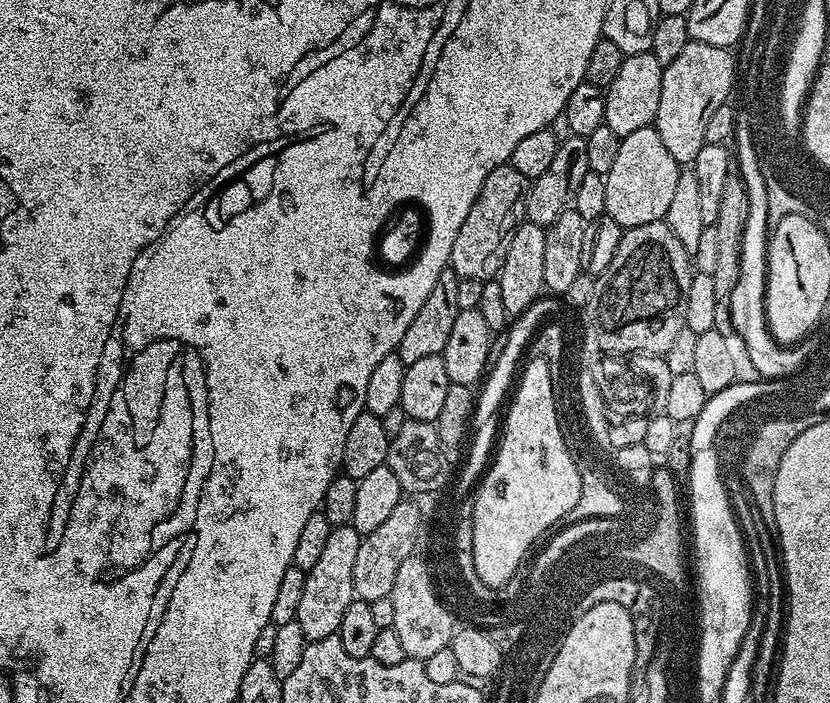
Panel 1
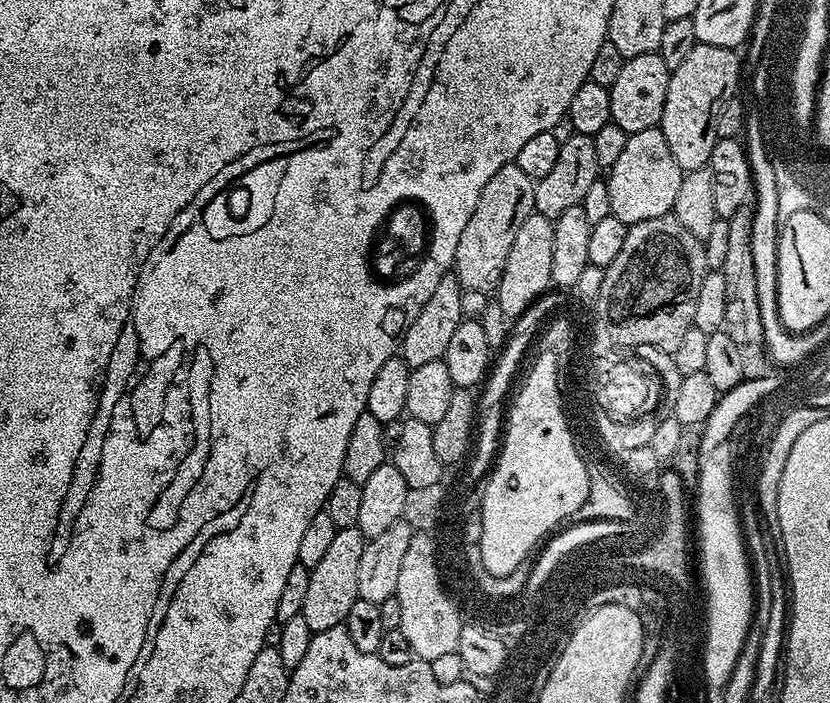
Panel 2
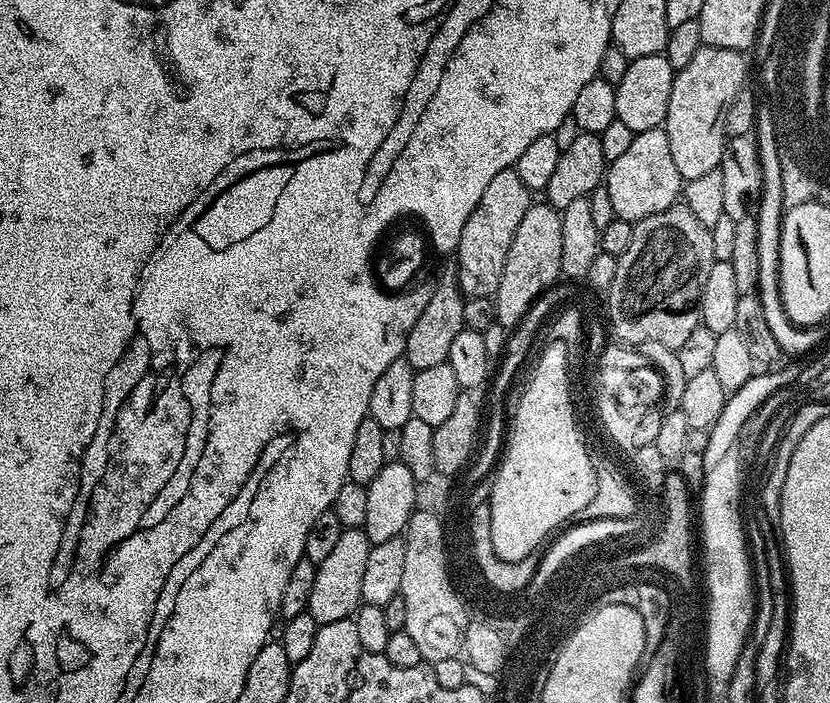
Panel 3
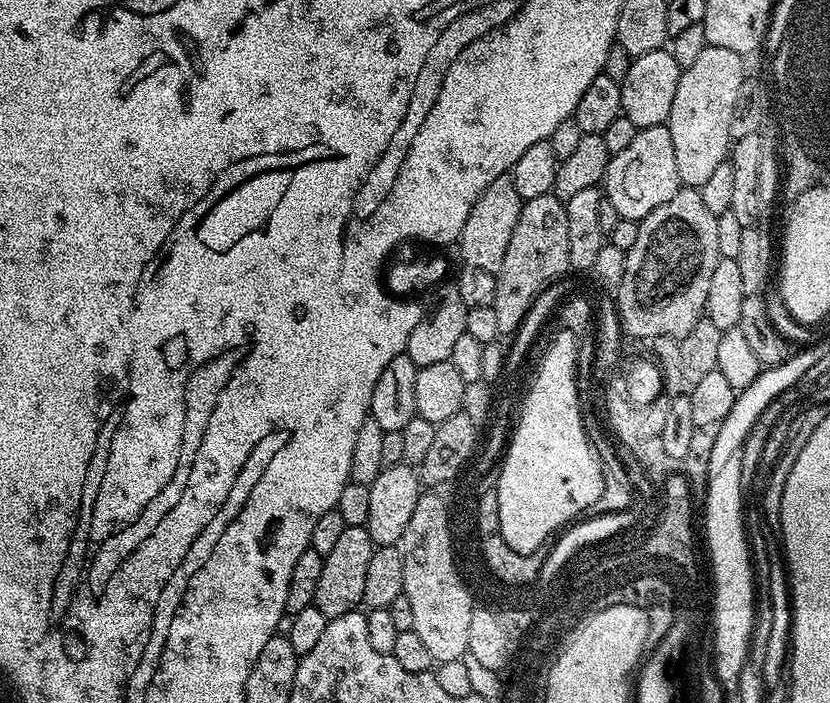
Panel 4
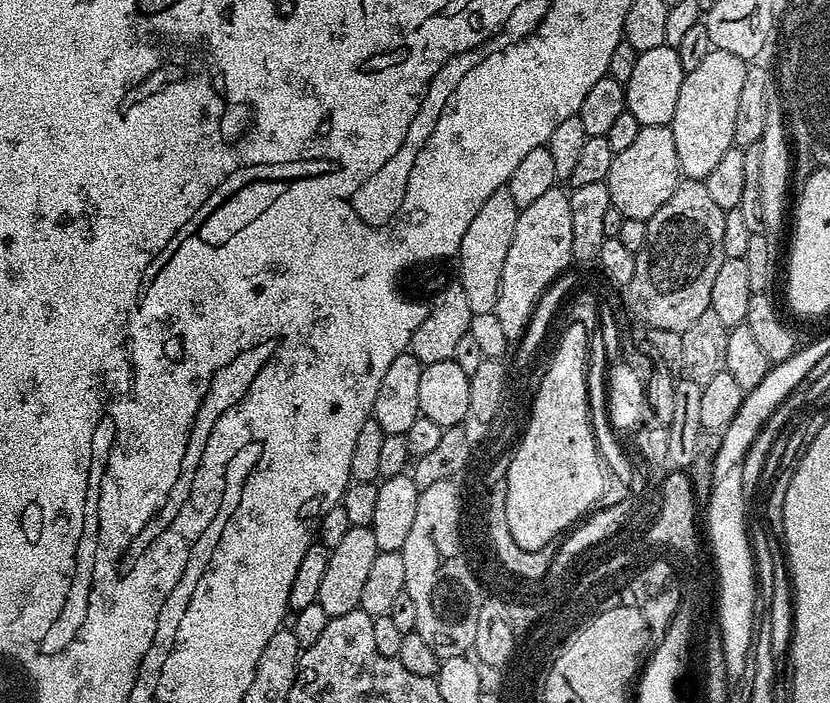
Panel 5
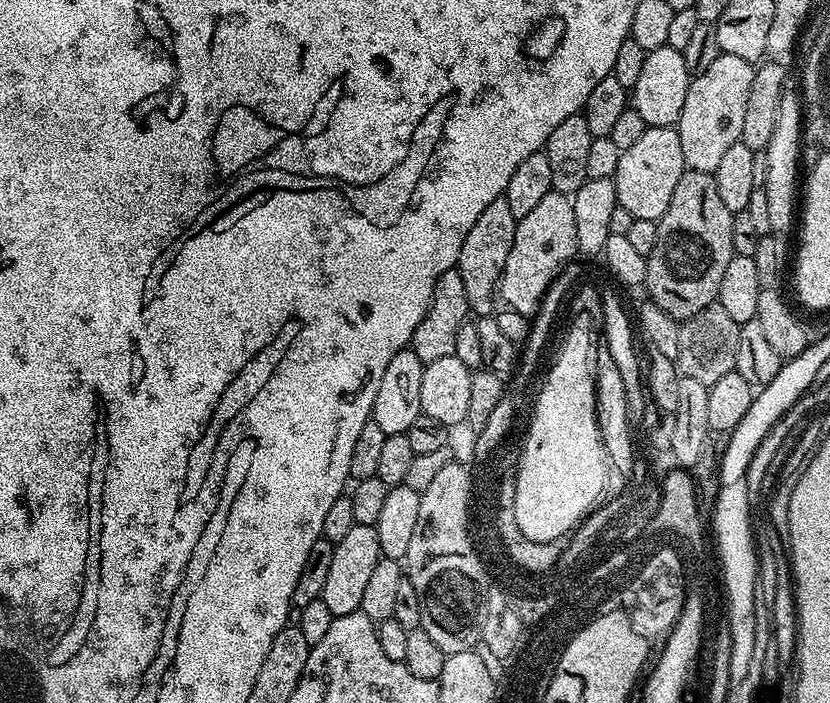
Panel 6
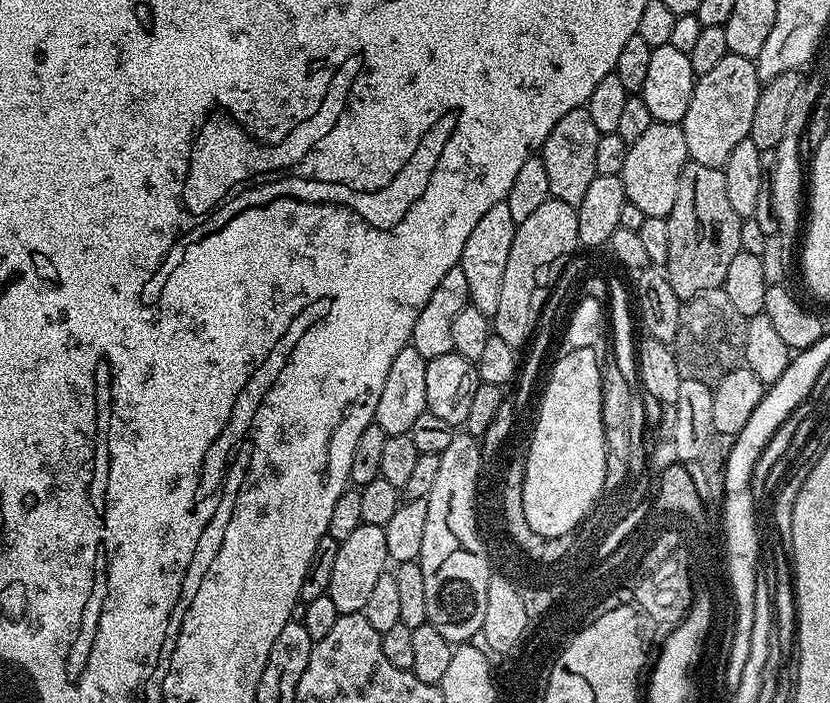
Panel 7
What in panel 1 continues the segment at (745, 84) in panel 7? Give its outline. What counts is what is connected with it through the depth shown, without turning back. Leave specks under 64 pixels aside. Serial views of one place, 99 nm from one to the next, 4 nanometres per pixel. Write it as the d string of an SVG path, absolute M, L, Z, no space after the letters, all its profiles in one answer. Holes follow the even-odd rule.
M692 40L683 47L678 58L670 65L664 66L662 74L662 98L658 98L658 114L654 121L656 133L662 138L666 150L674 154L674 158L682 166L691 165L698 158L698 150L702 150L706 138L706 122L710 114L722 106L720 101L720 48L706 46L702 42Z

